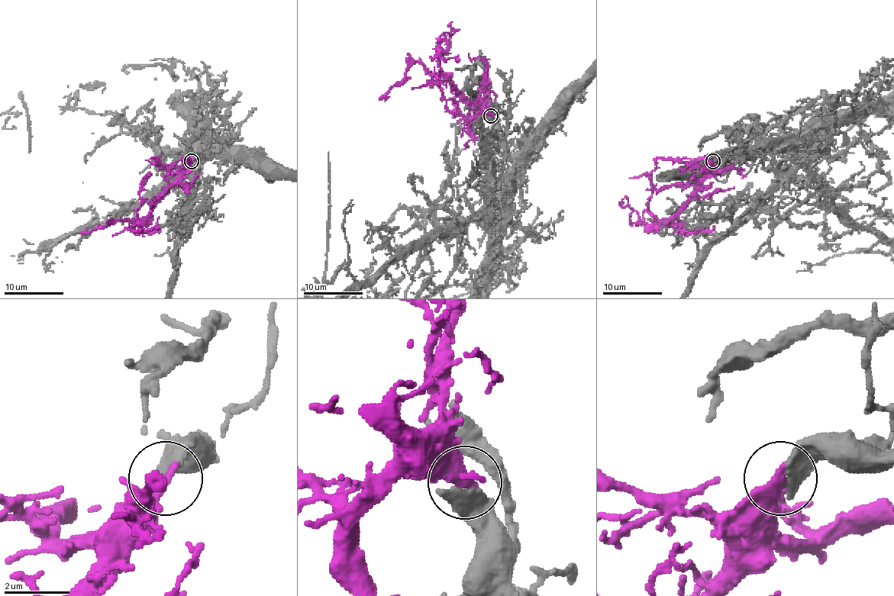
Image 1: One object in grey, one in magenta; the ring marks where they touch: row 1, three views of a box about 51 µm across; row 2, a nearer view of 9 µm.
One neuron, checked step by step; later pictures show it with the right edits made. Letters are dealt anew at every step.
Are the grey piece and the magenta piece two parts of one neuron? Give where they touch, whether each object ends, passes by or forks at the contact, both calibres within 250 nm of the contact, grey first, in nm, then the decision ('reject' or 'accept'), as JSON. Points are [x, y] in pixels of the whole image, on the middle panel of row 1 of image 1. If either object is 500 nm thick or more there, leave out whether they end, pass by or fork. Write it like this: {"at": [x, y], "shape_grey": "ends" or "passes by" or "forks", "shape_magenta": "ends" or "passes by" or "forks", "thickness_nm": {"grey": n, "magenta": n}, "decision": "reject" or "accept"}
{"at": [491, 115], "shape_grey": "ends", "shape_magenta": "ends", "thickness_nm": {"grey": 480, "magenta": 360}, "decision": "accept"}

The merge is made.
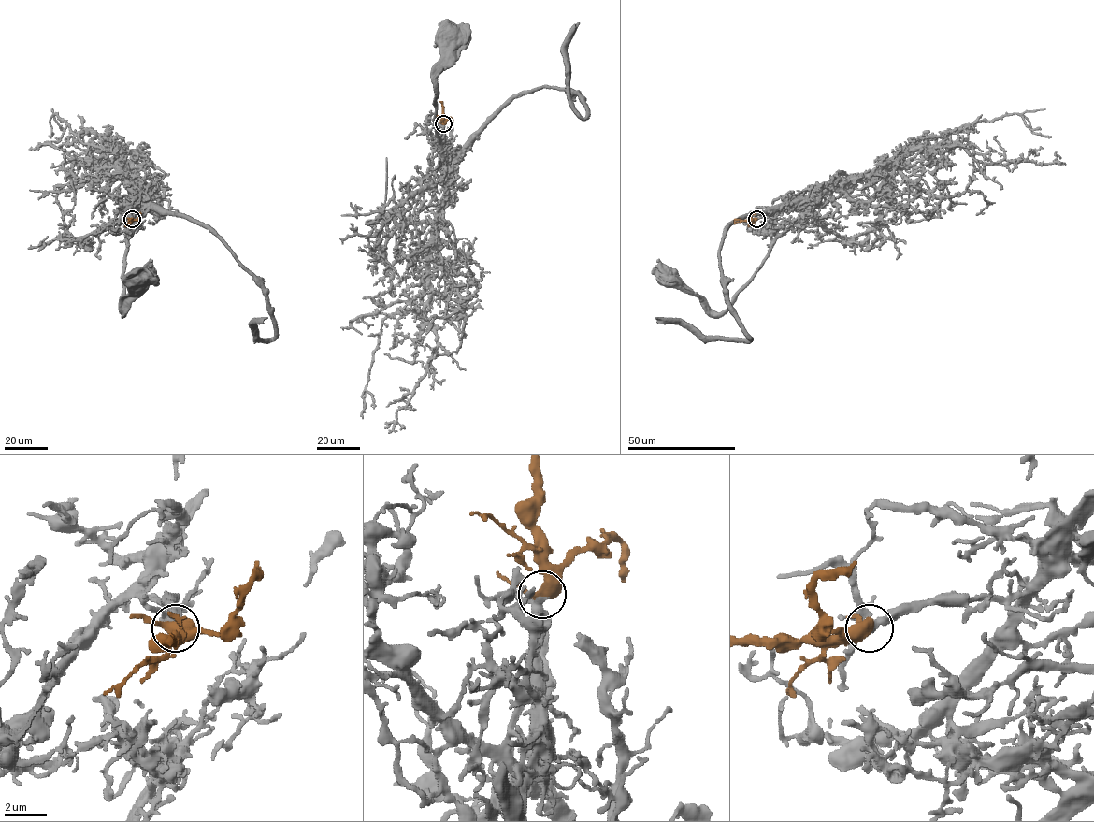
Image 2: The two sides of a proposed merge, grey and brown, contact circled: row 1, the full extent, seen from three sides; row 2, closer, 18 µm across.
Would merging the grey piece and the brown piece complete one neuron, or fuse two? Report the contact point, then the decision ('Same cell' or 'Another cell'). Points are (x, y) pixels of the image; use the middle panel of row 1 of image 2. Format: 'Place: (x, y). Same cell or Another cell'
Place: (443, 123). Same cell

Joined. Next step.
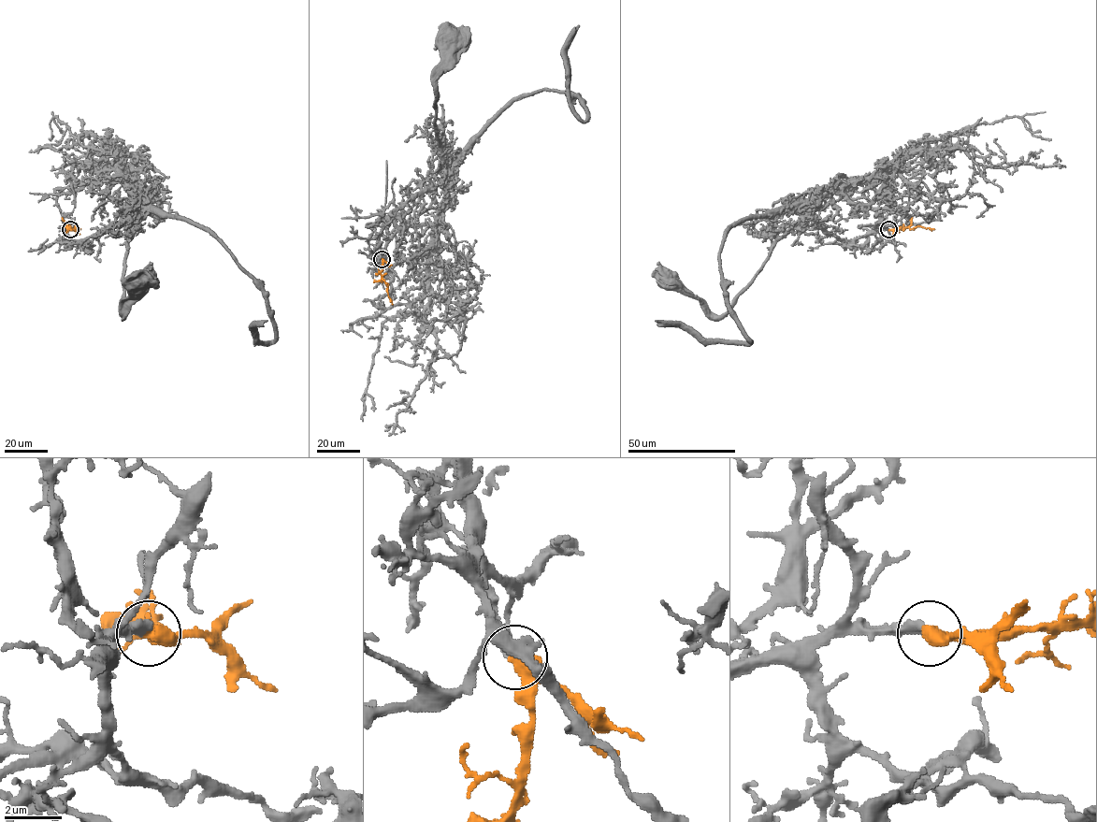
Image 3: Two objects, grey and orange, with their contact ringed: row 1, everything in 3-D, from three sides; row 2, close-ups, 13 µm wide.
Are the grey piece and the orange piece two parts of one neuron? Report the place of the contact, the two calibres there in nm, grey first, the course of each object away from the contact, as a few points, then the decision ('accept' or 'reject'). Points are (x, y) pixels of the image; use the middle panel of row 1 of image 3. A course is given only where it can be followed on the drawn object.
place (382, 259); calibres 400 and 550 nm; course grey (382, 259), (379, 237), (384, 222), (434, 188), (445, 171), (435, 122), (436, 79), (447, 69), (449, 39); course orange (382, 259), (382, 279), (392, 304); accept

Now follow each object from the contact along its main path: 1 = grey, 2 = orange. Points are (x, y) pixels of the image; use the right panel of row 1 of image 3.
1: (888, 230), (844, 240), (808, 213), (775, 242), (722, 316), (712, 316), (699, 300), (670, 281)
2: (888, 230), (916, 226), (934, 229)

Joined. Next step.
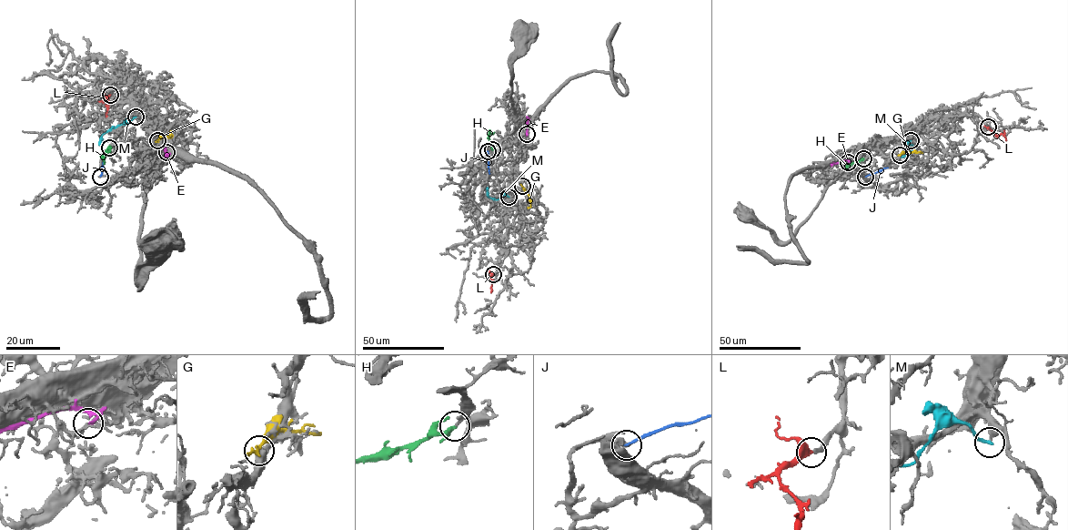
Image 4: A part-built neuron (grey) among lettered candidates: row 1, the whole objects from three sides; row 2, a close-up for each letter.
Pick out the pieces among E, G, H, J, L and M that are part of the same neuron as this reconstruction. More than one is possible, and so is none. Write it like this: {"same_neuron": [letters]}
{"same_neuron": ["H", "L"]}

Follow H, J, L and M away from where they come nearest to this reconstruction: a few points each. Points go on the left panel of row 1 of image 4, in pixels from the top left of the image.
H: (109, 147), (103, 158), (112, 147)
J: (100, 176), (105, 161)
L: (109, 95), (105, 99), (107, 103), (106, 117)
M: (136, 117), (109, 128), (102, 136), (100, 145)

